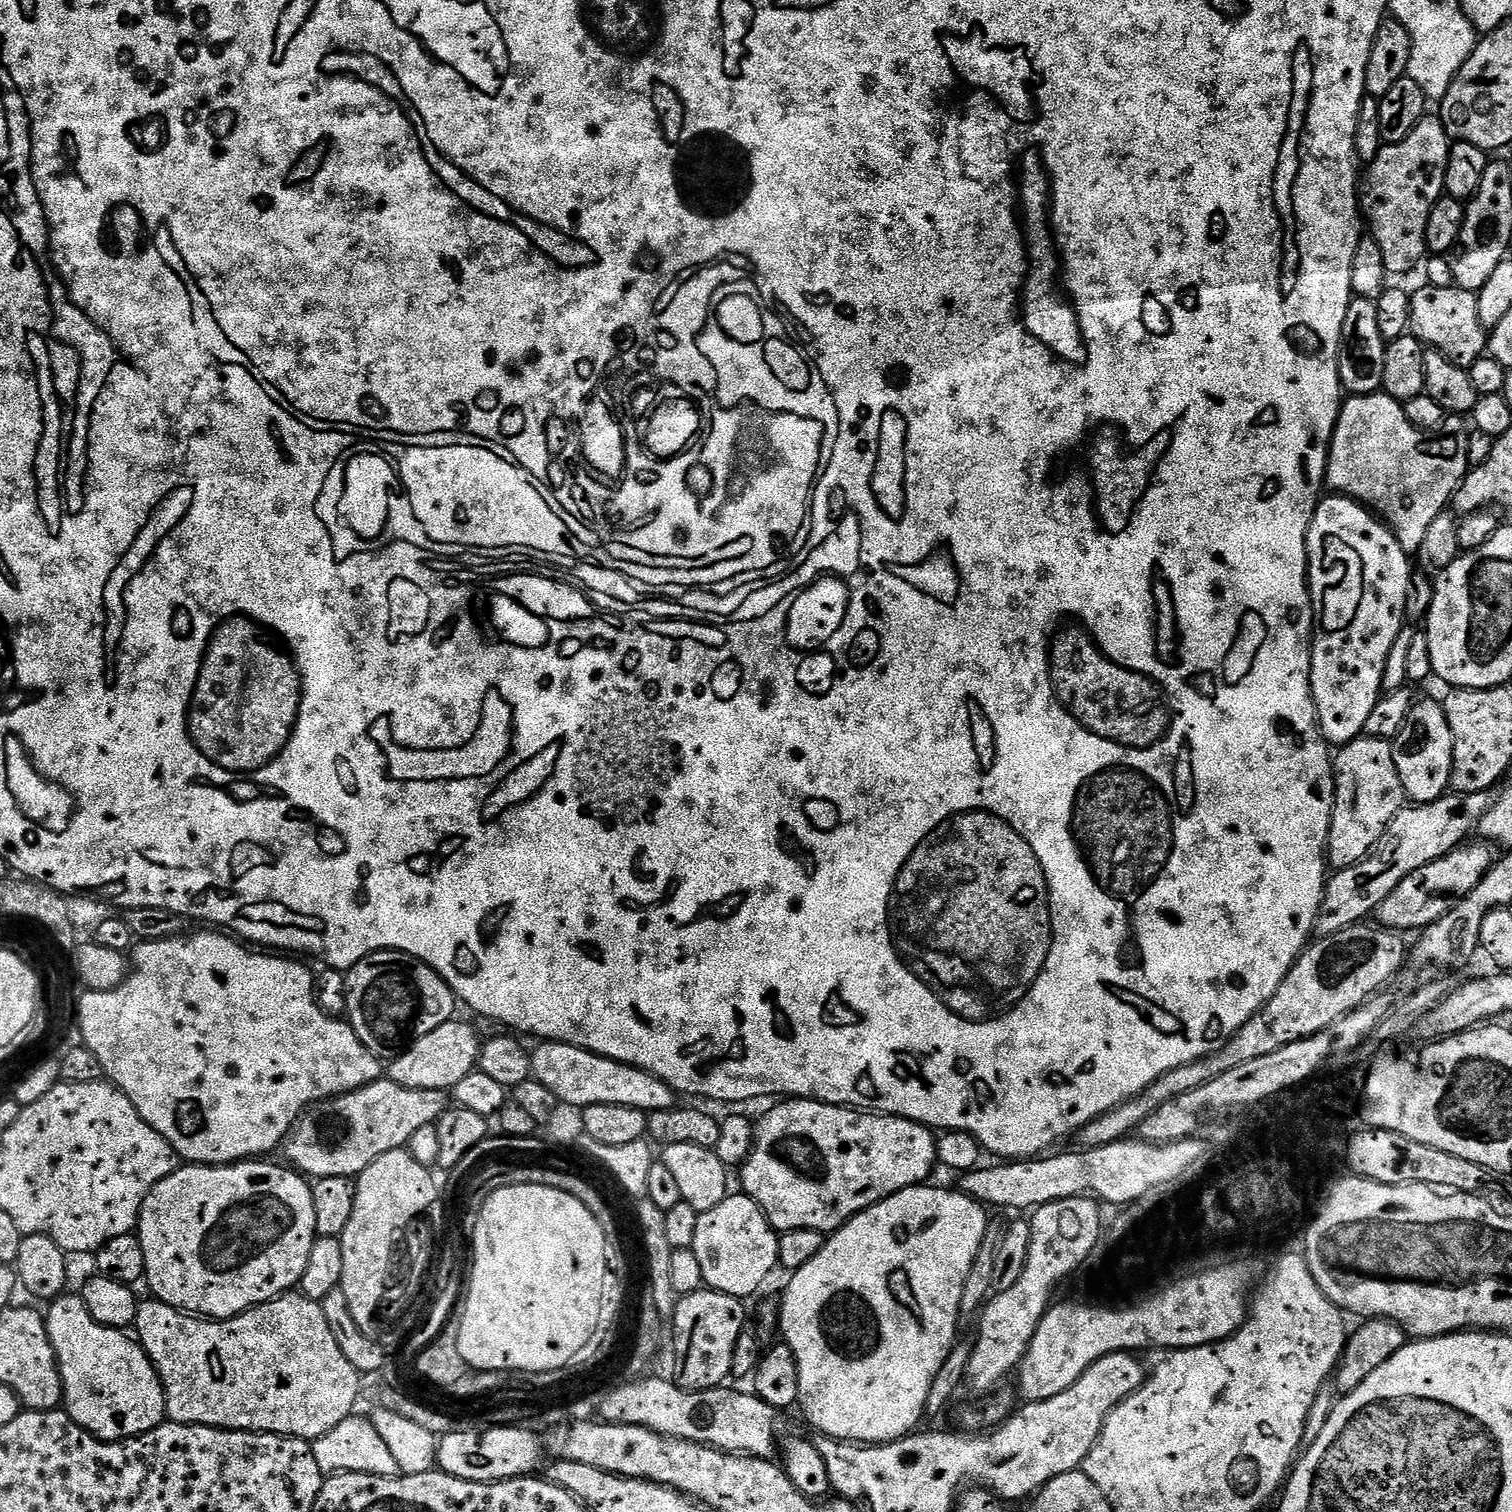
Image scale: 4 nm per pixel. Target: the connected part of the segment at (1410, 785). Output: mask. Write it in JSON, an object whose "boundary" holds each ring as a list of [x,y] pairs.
{"boundary":[[[1424,700],[1413,703],[1408,723],[1391,741],[1394,750],[1394,766],[1398,766],[1398,778],[1402,778],[1402,790],[1412,804],[1429,804],[1449,791],[1452,782],[1454,742],[1450,734],[1443,703]]]}

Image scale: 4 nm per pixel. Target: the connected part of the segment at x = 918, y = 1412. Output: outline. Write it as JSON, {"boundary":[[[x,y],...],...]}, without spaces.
{"boundary":[[[917,1186],[907,1188],[857,1216],[847,1220],[842,1227],[836,1229],[825,1239],[822,1250],[806,1262],[797,1272],[791,1273],[787,1278],[788,1285],[784,1288],[784,1297],[779,1297],[780,1322],[778,1332],[783,1343],[792,1349],[794,1358],[798,1362],[798,1390],[800,1399],[798,1408],[804,1411],[804,1416],[817,1429],[817,1433],[832,1437],[833,1440],[851,1442],[853,1444],[888,1444],[892,1440],[917,1431],[920,1419],[925,1419],[924,1407],[930,1394],[930,1386],[934,1386],[934,1378],[938,1378],[938,1370],[946,1362],[952,1352],[953,1344],[957,1343],[956,1323],[962,1320],[960,1303],[962,1290],[966,1282],[966,1274],[970,1274],[970,1266],[974,1266],[974,1258],[978,1258],[978,1250],[988,1232],[990,1217],[987,1216],[985,1205],[971,1200],[959,1190],[951,1192],[948,1188],[928,1188]]]}

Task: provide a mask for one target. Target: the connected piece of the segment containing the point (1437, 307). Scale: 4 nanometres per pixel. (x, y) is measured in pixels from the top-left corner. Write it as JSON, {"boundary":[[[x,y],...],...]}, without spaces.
{"boundary":[[[1455,286],[1423,287],[1411,293],[1411,335],[1417,336],[1421,344],[1431,351],[1441,352],[1447,360],[1454,362],[1459,368],[1472,368],[1474,362],[1478,362],[1478,358],[1485,355],[1490,335],[1489,329],[1482,326],[1482,318],[1478,318],[1477,293],[1467,292]]]}

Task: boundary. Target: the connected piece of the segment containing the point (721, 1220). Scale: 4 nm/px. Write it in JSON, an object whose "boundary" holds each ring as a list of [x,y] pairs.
{"boundary":[[[741,1194],[728,1196],[714,1210],[700,1213],[691,1249],[698,1254],[702,1278],[711,1291],[749,1298],[767,1282],[772,1271],[777,1271],[779,1245],[778,1233],[764,1217],[764,1211],[752,1197]]]}

